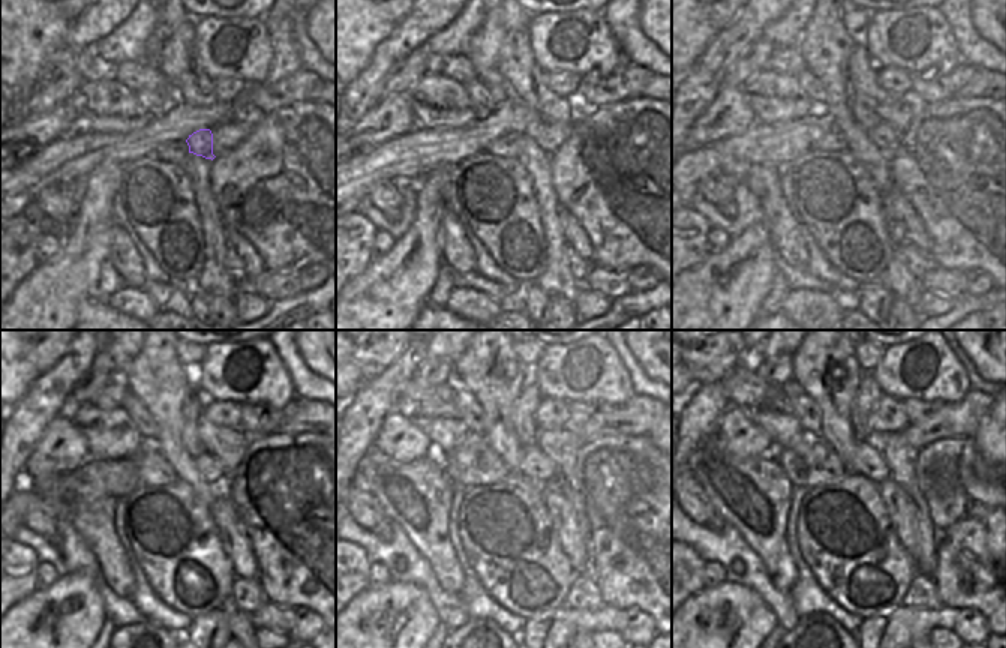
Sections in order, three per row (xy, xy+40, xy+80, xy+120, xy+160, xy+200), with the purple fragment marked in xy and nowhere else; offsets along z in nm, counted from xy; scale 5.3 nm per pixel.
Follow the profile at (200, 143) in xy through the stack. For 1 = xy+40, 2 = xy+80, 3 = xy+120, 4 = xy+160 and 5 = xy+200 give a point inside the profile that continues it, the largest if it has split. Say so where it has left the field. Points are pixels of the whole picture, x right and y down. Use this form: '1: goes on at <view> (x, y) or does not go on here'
1: goes on at xy+40 (534, 129)
2: goes on at xy+80 (867, 119)
3: goes on at xy+120 (192, 408)
4: goes on at xy+160 (525, 407)
5: goes on at xy+200 (868, 392)

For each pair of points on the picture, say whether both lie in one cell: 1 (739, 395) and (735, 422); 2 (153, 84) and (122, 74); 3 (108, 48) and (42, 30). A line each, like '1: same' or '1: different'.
1: different
2: same
3: different

